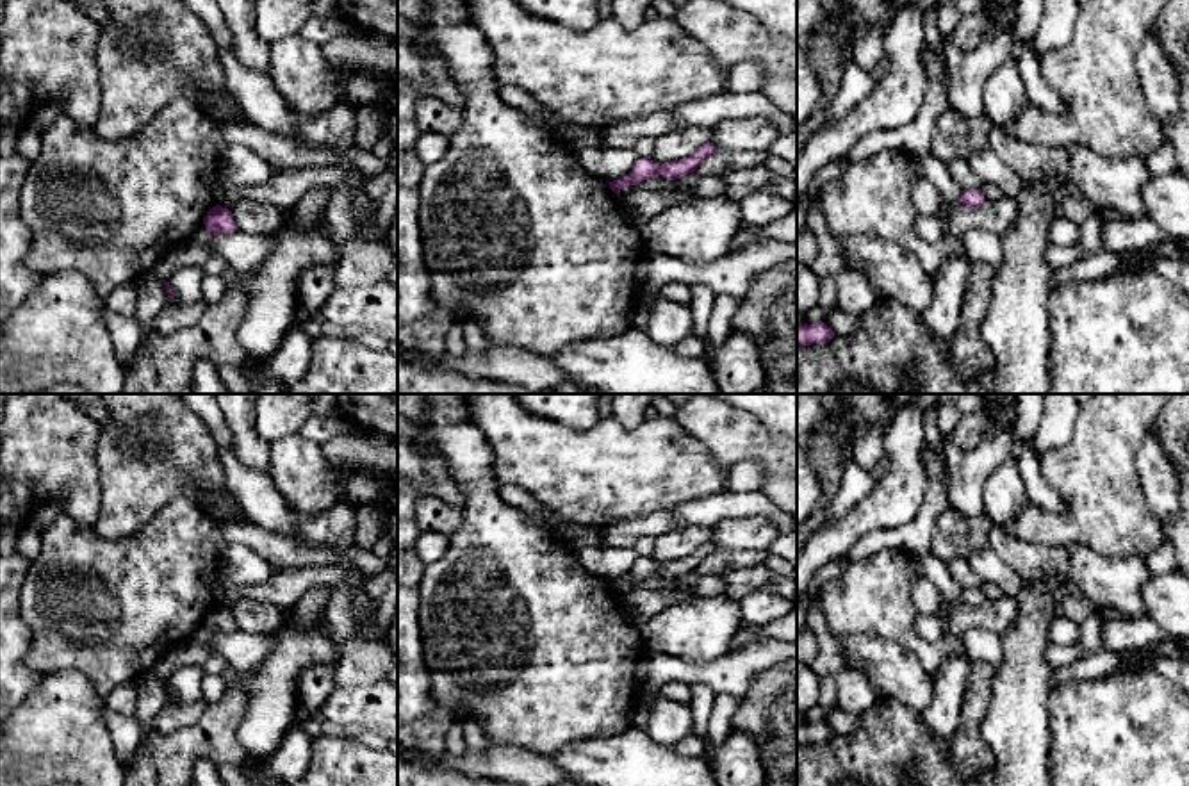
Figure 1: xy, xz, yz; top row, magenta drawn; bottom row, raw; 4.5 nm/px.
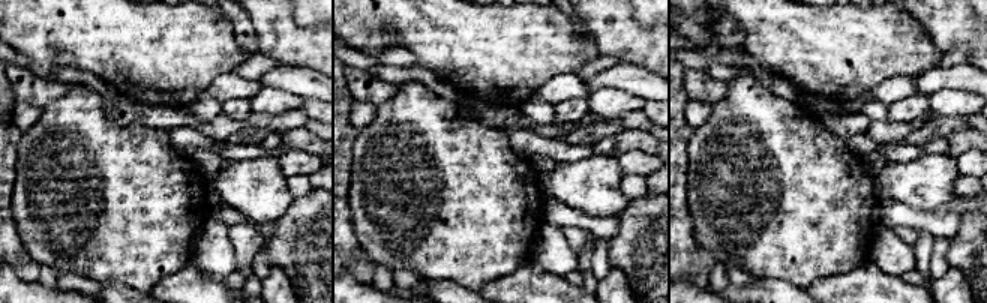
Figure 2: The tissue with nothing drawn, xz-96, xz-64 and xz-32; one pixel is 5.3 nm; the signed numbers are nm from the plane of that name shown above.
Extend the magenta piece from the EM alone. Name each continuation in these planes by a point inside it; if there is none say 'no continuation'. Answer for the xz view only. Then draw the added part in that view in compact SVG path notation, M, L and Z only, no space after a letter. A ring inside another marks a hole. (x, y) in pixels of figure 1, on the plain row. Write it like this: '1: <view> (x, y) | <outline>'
no continuation

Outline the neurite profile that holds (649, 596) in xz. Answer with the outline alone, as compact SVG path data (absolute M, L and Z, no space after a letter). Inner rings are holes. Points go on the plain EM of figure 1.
M654 576L636 583L620 601L636 627L647 624L660 610L670 604L670 594L679 588L677 579Z

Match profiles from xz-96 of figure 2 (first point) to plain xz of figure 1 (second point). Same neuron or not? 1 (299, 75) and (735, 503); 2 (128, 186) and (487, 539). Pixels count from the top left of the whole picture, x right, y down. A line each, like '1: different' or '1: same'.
1: same
2: same

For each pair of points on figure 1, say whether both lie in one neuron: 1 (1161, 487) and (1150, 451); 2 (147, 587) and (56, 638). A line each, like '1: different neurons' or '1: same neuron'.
1: same neuron
2: same neuron

